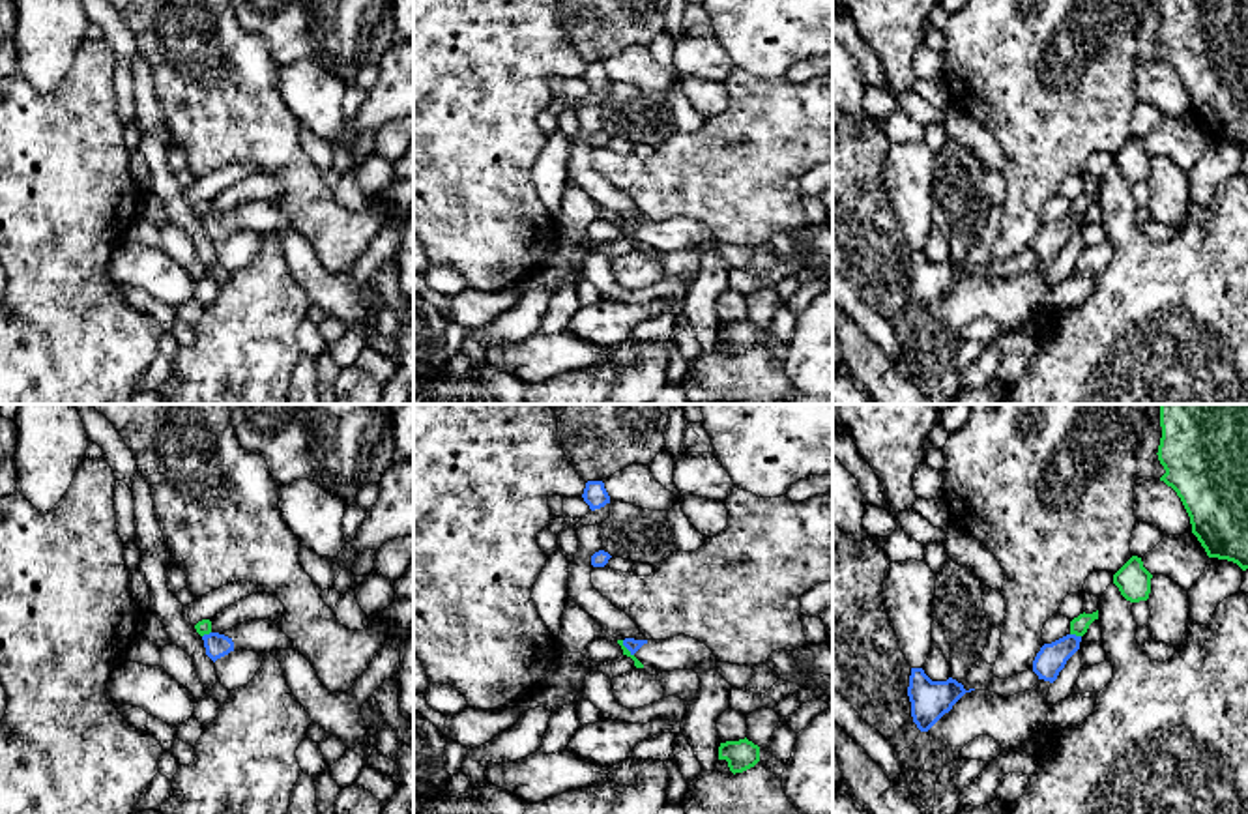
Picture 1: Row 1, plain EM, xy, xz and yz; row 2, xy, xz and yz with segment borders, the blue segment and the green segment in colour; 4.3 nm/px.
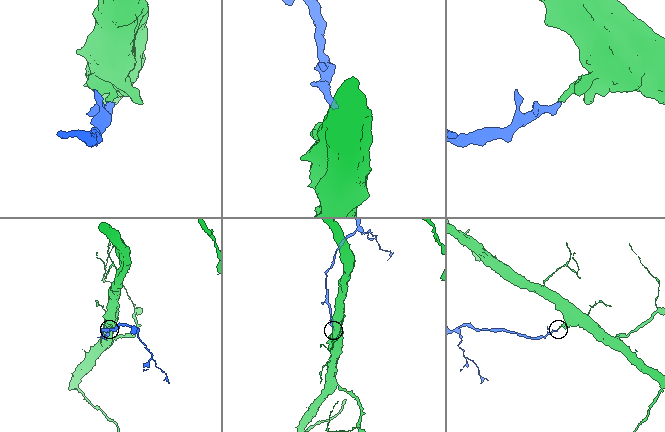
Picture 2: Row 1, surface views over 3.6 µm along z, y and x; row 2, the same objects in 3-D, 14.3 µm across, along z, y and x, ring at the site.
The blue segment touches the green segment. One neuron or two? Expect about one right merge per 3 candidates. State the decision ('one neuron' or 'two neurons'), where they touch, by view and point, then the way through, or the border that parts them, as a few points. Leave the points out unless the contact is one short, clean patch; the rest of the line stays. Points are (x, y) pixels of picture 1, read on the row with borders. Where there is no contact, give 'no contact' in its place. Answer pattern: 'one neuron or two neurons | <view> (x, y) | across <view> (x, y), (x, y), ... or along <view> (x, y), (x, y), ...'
two neurons | yz (1074, 635) | along yz (1071, 633), (1080, 637)

